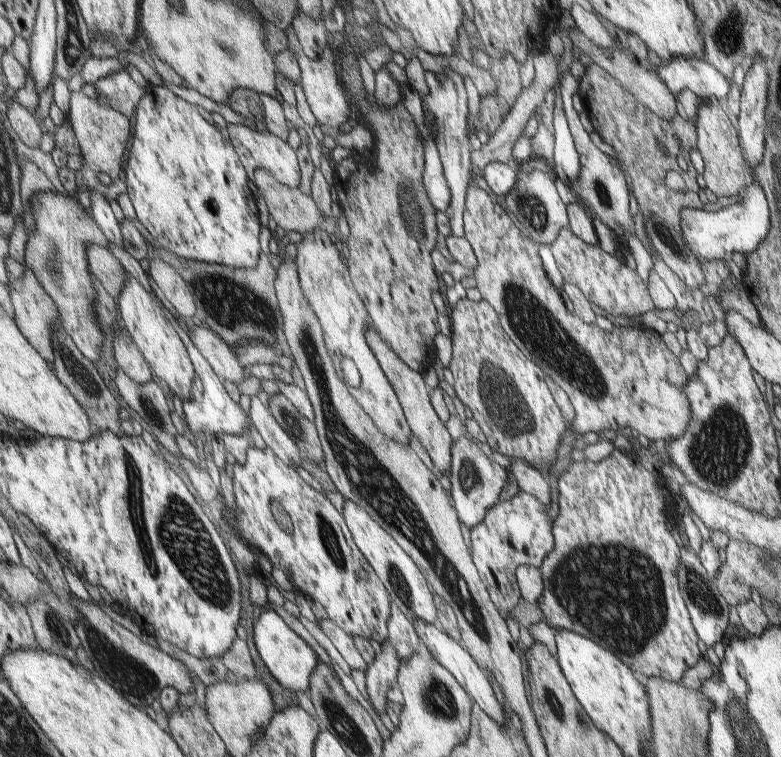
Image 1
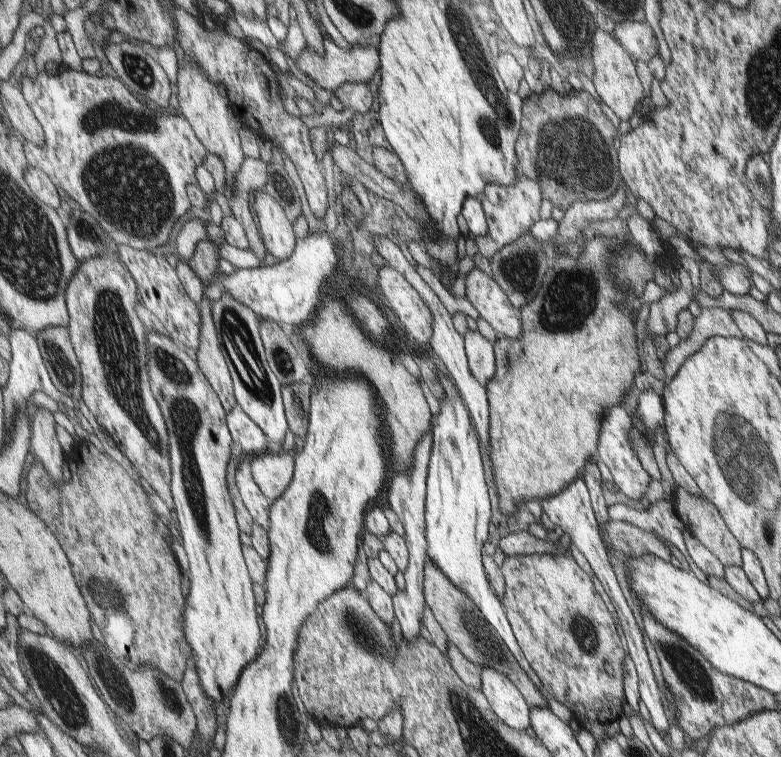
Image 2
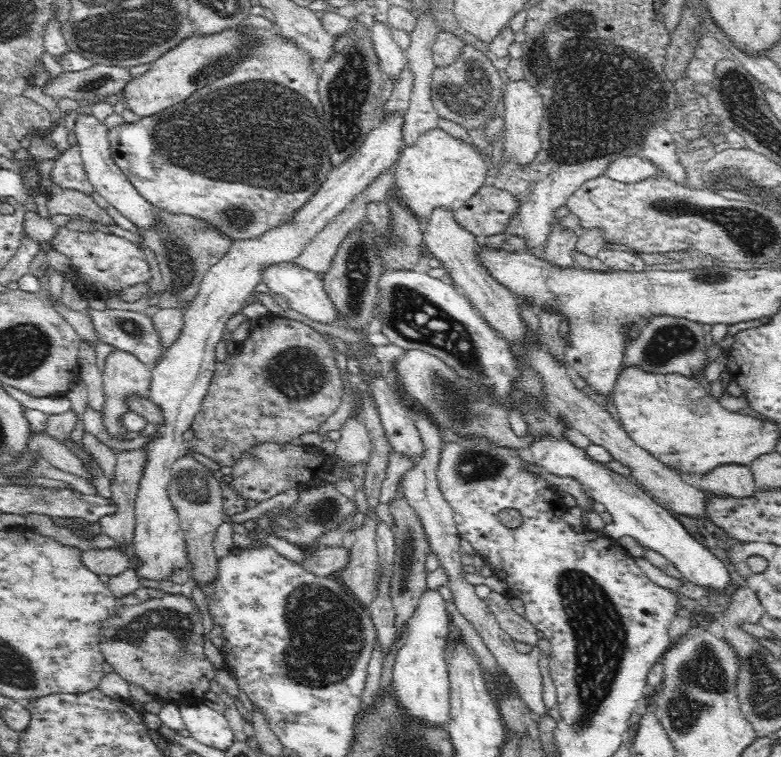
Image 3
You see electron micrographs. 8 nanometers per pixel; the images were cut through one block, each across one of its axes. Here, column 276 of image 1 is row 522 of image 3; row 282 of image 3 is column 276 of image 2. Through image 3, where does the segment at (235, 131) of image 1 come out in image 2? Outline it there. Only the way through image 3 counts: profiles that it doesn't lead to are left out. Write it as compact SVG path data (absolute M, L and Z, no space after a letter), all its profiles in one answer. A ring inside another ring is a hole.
M262 189L255 198L255 210L269 252L280 260L295 255L299 240L294 232L294 223L287 210L268 190Z

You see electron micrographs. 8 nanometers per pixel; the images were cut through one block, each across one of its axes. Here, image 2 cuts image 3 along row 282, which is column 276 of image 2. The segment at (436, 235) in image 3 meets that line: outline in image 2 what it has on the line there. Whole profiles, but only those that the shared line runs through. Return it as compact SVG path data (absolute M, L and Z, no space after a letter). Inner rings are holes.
M277 452L256 457L253 471L264 494L275 503L292 486L297 469L294 452Z

